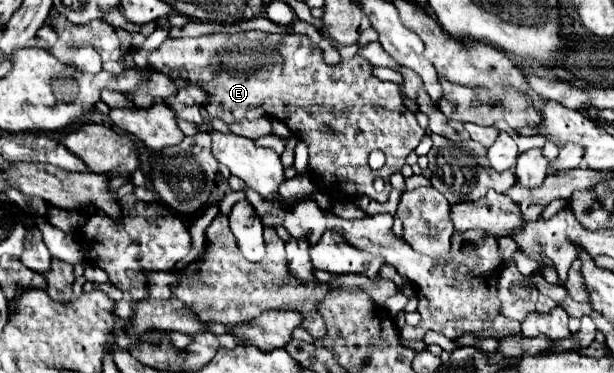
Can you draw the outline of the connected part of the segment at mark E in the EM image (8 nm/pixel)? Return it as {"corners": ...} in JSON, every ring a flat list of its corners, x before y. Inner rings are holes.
{"corners":[[242,32,242,34,210,34,198,38,168,38,160,48,150,52,148,64,156,70,172,76,174,84,182,88,184,84,200,86,208,92,206,110,210,116,224,120,226,124,246,118,254,120,268,116,284,122,298,140,308,146,310,176,314,184,324,190,330,200,354,200,356,196,368,196,378,202,386,202,390,192,390,176,400,172,406,164,406,156,420,144,426,134,418,126,416,116,402,104,398,94,398,84,382,82,372,76,372,66,362,56,342,60,338,66,324,64,322,52,306,36,296,34,266,34,266,32],[372,150,382,150,386,154,386,166,380,170,368,168,368,154],[382,178,386,188,376,190,374,180]]}

